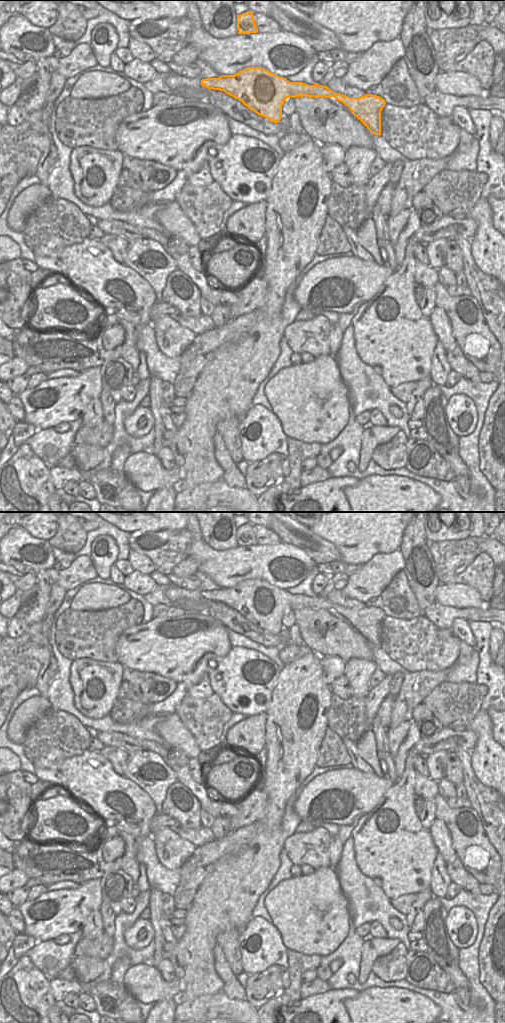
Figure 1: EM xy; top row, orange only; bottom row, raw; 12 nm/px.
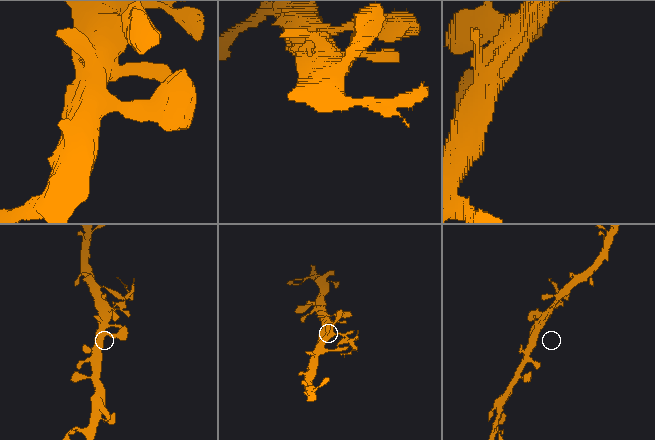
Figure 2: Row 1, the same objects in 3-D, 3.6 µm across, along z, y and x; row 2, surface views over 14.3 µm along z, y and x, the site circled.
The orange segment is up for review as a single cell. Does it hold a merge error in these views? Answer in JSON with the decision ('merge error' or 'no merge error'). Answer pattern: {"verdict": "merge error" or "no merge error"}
{"verdict": "merge error"}

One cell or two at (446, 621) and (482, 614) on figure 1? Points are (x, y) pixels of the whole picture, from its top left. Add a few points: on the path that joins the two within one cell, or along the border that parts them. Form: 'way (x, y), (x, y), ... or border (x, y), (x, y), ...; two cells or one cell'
way (455, 614), (473, 614); one cell

